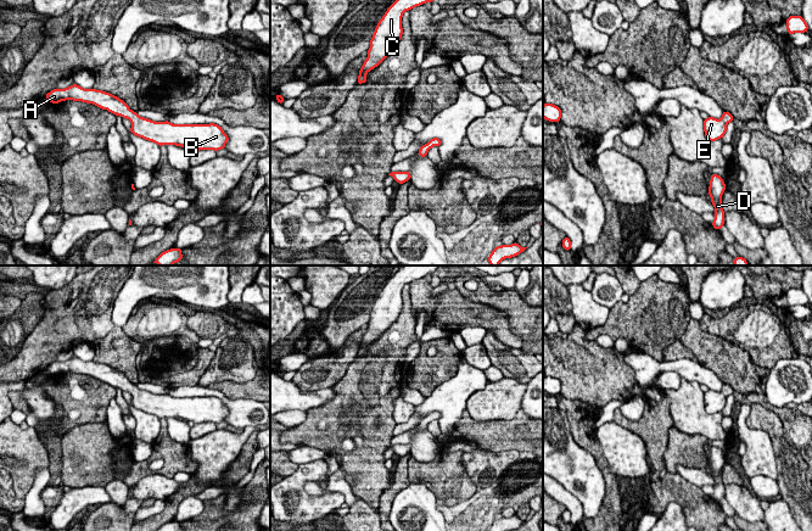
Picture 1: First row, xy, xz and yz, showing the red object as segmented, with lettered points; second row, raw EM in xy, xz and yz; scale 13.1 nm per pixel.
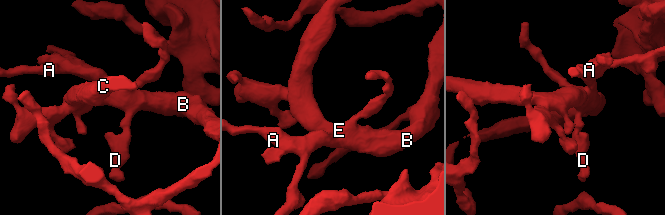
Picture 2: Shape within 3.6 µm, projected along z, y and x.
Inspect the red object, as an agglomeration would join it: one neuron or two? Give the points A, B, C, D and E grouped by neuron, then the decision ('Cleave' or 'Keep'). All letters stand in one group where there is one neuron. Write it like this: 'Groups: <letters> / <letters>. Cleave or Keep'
Groups: A B C D E. Keep

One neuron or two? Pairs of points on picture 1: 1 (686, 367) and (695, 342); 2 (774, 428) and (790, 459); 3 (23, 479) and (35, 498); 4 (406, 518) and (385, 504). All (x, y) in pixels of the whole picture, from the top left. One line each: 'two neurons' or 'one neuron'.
1: two neurons
2: one neuron
3: two neurons
4: two neurons

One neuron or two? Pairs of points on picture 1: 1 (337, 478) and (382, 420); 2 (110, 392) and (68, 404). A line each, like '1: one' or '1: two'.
1: two
2: one

